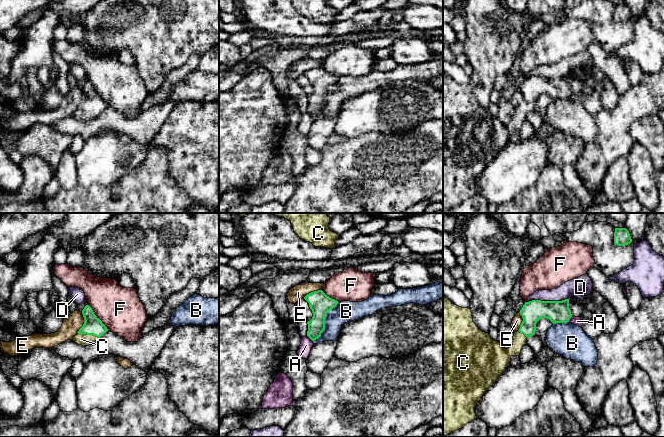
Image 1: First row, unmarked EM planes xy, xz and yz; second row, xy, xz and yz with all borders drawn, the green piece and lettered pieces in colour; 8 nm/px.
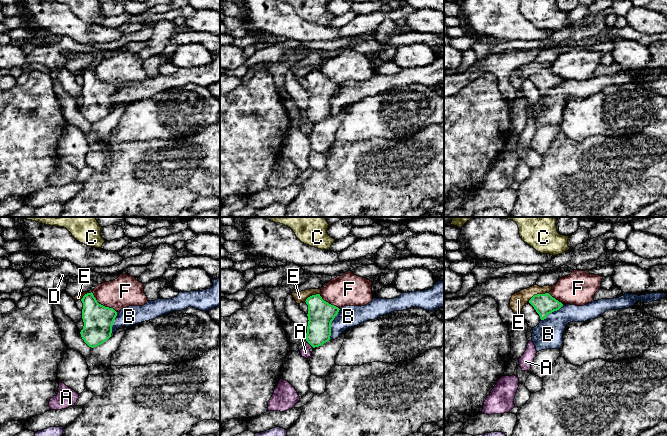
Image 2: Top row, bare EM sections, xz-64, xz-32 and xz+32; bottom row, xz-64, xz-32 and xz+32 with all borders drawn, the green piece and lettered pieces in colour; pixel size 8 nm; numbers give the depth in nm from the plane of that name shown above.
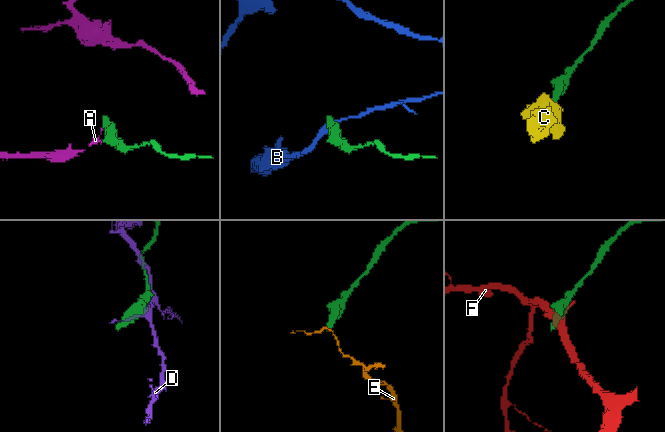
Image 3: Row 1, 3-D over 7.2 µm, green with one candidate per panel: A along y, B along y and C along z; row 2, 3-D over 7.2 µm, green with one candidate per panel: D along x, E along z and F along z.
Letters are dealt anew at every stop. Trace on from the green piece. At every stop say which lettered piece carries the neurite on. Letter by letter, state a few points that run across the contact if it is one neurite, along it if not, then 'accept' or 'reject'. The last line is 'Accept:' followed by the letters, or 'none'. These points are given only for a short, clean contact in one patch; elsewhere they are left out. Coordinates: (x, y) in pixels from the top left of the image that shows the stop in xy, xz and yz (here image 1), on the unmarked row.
A: line xz (307, 111), (312, 117); reject
B: line xz (338, 78), (327, 89), (325, 105), (313, 117); reject
C: line xy (92, 101), (92, 106), (88, 110), (81, 115); accept
D: reject
E: line xy (82, 88), (84, 99), (76, 108); reject
F: reject
Accept: C

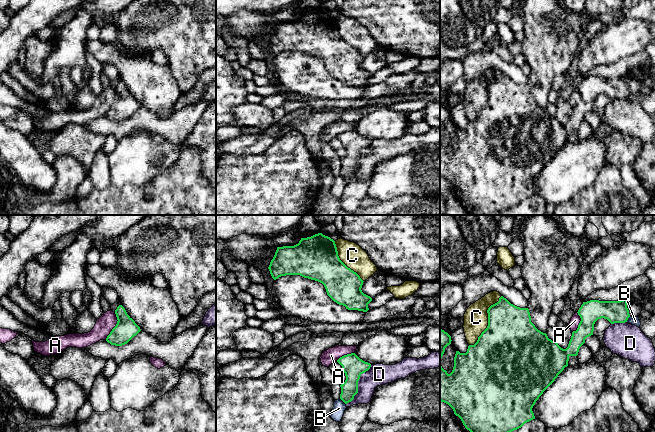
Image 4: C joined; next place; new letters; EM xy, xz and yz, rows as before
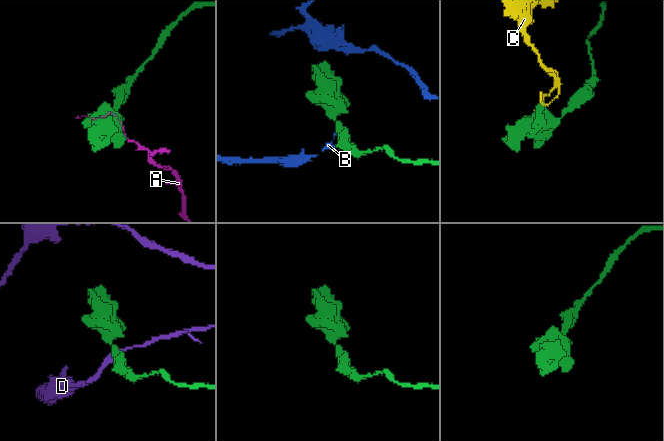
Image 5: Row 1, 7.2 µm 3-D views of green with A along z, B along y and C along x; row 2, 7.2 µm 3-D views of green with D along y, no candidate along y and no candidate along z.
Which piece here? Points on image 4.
A: line xy (115, 88), (117, 99), (105, 115); reject
B: line xz (340, 174), (345, 180); reject
C: reject
D: line xz (371, 141), (360, 152), (358, 168), (346, 180); reject
Accept: none

